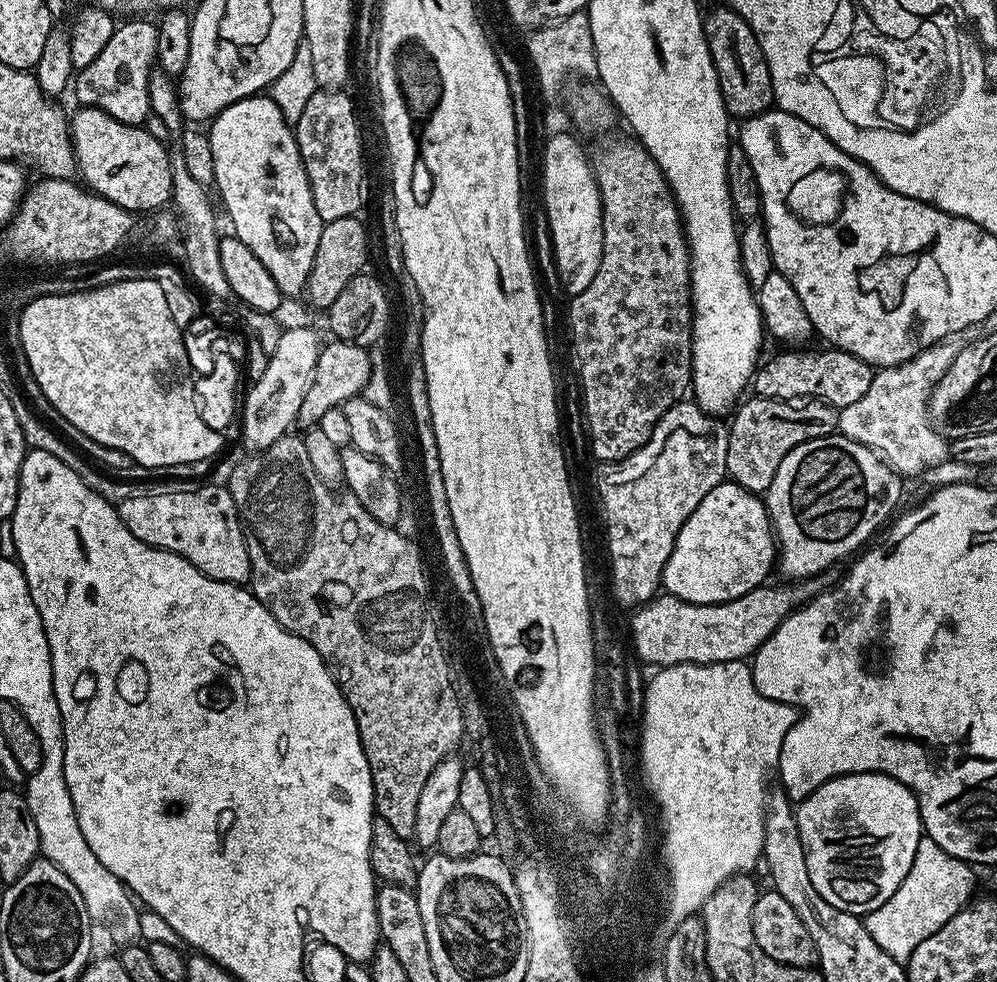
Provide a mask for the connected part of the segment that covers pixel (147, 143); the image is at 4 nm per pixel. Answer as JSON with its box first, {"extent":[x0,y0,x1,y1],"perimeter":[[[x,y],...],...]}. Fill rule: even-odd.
{"extent":[70,106,172,214],"perimeter":[[[80,106],[75,110],[70,116],[70,131],[83,183],[96,195],[105,196],[133,214],[152,214],[163,209],[172,199],[170,152],[165,141],[151,136],[147,127],[118,122],[118,118],[100,108]]]}

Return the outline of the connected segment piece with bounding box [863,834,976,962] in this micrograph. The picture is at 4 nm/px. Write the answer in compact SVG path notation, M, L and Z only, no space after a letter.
M926 834L921 835L918 850L914 850L914 862L910 866L910 874L902 878L902 886L894 890L894 894L878 910L863 917L866 930L890 958L907 962L914 950L934 934L934 930L942 930L954 914L958 914L973 899L972 891L976 888L976 876L973 865L964 860L954 858L954 854L946 854L938 842L934 842Z

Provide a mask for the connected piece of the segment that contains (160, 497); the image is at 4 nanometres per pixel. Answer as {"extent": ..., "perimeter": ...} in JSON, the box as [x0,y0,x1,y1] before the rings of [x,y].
{"extent":[118,484,252,586],"perimeter":[[[208,484],[193,492],[167,490],[147,498],[126,498],[118,505],[118,511],[134,538],[186,558],[202,574],[227,584],[244,586],[251,581],[252,567],[244,529],[227,487],[215,488]]]}

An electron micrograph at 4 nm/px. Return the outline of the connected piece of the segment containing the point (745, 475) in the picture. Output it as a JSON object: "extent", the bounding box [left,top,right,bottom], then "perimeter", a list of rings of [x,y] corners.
{"extent":[726,396,840,494],"perimeter":[[[764,396],[751,399],[745,399],[735,409],[736,417],[730,420],[726,466],[731,483],[742,485],[747,492],[764,494],[770,482],[774,482],[774,474],[778,474],[782,458],[802,442],[833,435],[840,423],[840,413],[825,400],[809,398],[789,402],[767,400]]]}

